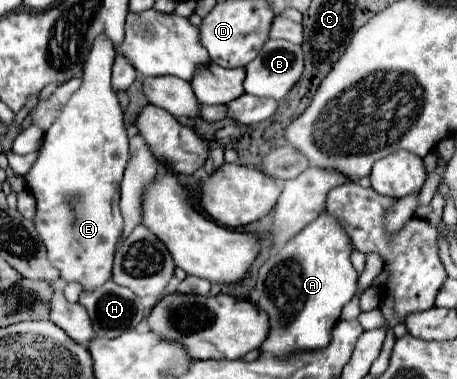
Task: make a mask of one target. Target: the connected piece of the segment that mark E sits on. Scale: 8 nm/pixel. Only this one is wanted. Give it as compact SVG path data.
M99 36L99 40L95 40L85 60L83 86L71 96L51 128L45 132L45 140L39 148L37 160L25 174L27 190L37 200L33 224L47 250L47 258L61 272L63 282L79 282L85 292L91 292L111 280L115 248L123 234L123 218L119 212L119 184L129 160L129 138L117 94L111 88L111 66L115 54L115 46L105 36Z

